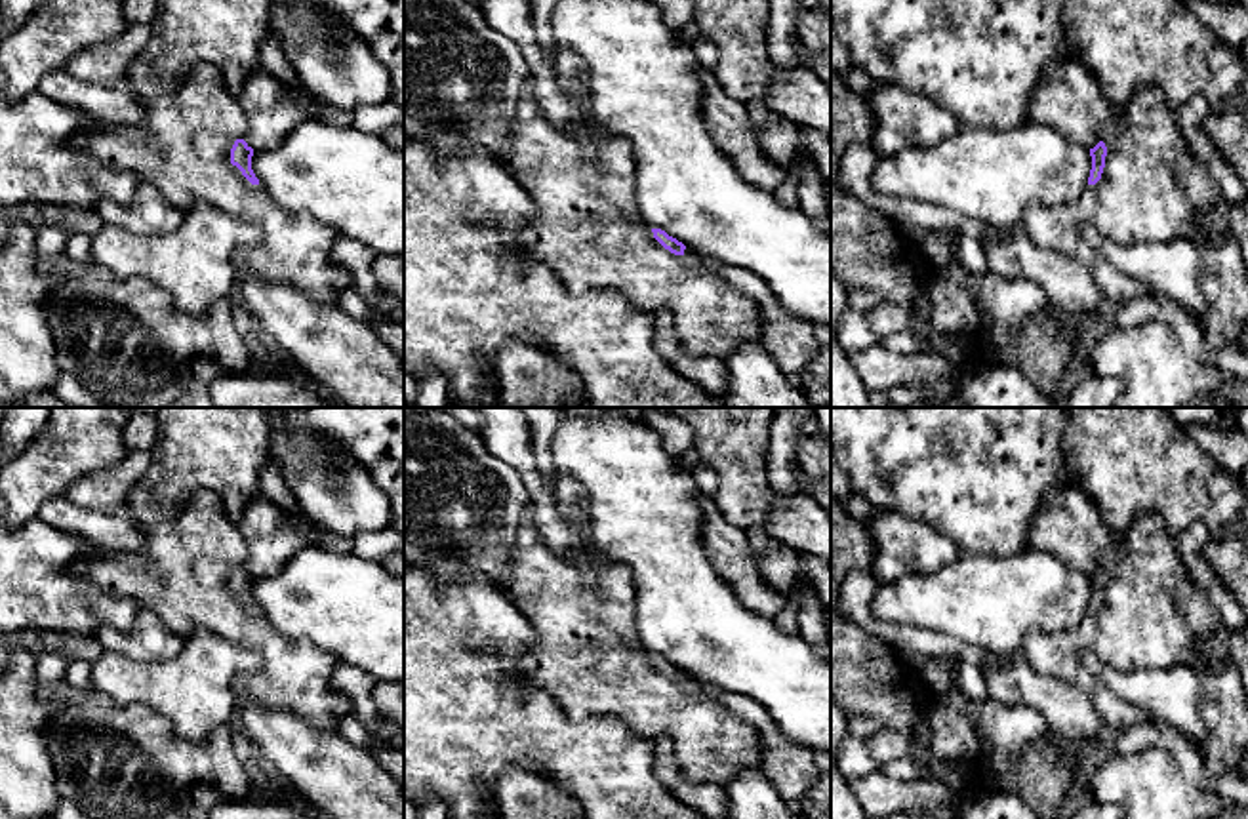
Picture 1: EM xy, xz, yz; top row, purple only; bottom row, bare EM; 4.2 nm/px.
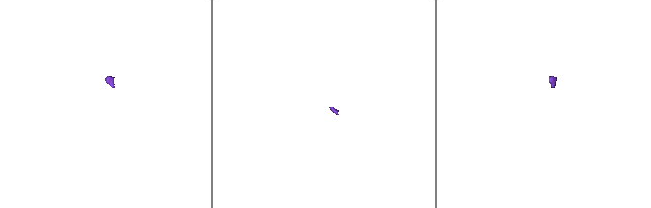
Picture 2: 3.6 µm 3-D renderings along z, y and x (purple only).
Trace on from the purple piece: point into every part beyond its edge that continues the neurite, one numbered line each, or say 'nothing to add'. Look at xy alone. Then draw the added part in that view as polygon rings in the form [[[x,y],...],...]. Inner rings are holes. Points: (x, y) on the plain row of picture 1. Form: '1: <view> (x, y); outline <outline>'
1: xy (183, 572); outline [[[208,488],[196,489],[171,520],[145,528],[141,550],[99,552],[80,558],[69,571],[84,577],[114,598],[130,598],[154,611],[183,640],[194,630],[208,630],[238,648],[257,651],[263,665],[234,678],[232,689],[271,710],[290,710],[311,726],[337,731],[345,716],[354,716],[352,703],[332,688],[339,661],[311,640],[292,640],[274,632],[261,611],[252,611],[231,590],[231,575],[246,562],[246,543],[225,507]]]

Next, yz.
1: yz (1151, 616); outline [[[1137,512],[1120,533],[1115,547],[1101,556],[1107,573],[1105,594],[1096,611],[1088,611],[1073,632],[1029,632],[1023,653],[1029,665],[1054,678],[1080,688],[1105,728],[1113,731],[1149,722],[1151,718],[1109,691],[1078,659],[1080,649],[1094,651],[1105,665],[1117,670],[1145,670],[1191,667],[1200,676],[1200,718],[1206,728],[1204,741],[1197,747],[1204,769],[1218,777],[1238,773],[1248,745],[1248,693],[1238,667],[1229,653],[1229,630],[1216,613],[1206,592],[1195,587],[1183,571],[1183,564],[1160,516]],[[1202,630],[1210,632],[1206,653],[1197,653],[1195,644]]]

